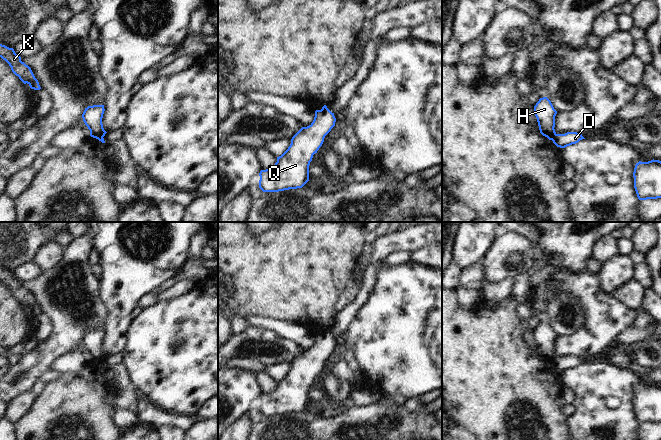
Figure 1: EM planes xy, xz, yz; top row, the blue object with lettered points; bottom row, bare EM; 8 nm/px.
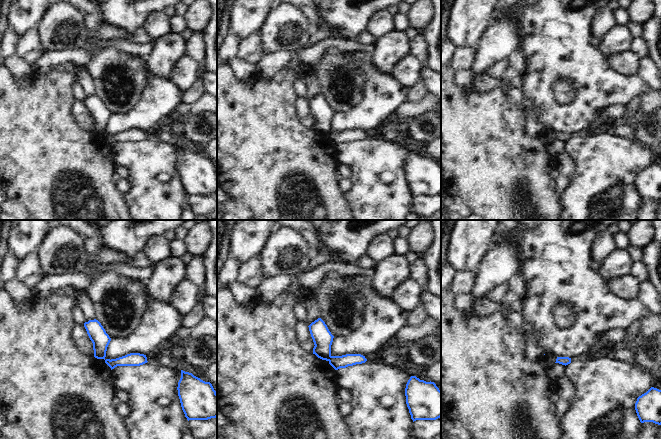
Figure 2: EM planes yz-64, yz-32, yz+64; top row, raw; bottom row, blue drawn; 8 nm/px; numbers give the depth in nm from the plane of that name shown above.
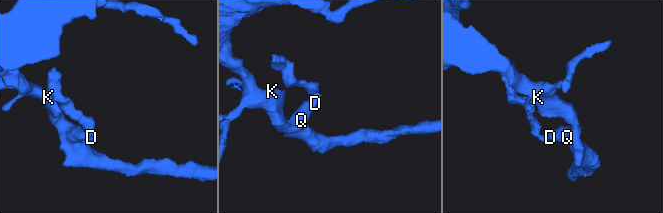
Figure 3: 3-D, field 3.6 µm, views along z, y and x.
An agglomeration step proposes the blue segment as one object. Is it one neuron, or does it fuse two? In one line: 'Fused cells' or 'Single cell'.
Fused cells

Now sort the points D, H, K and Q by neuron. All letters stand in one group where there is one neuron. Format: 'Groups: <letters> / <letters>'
Groups: D K Q / H

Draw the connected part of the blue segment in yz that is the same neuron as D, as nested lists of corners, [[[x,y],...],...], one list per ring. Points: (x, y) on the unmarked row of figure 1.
[[[567,356],[565,358],[555,358],[552,365],[560,372],[565,372],[572,368],[578,367],[580,364],[585,363],[581,357]]]

